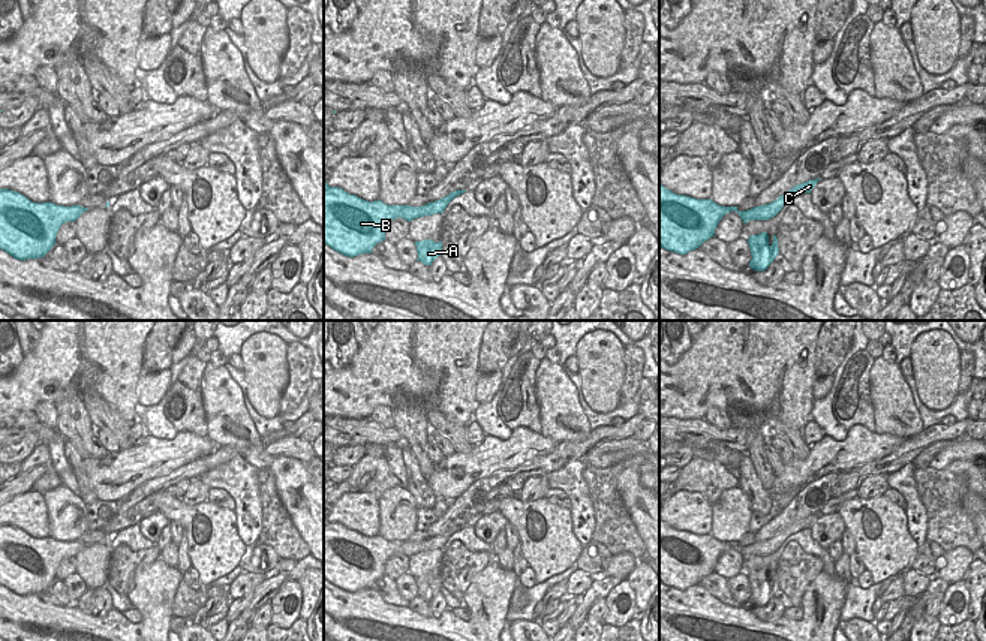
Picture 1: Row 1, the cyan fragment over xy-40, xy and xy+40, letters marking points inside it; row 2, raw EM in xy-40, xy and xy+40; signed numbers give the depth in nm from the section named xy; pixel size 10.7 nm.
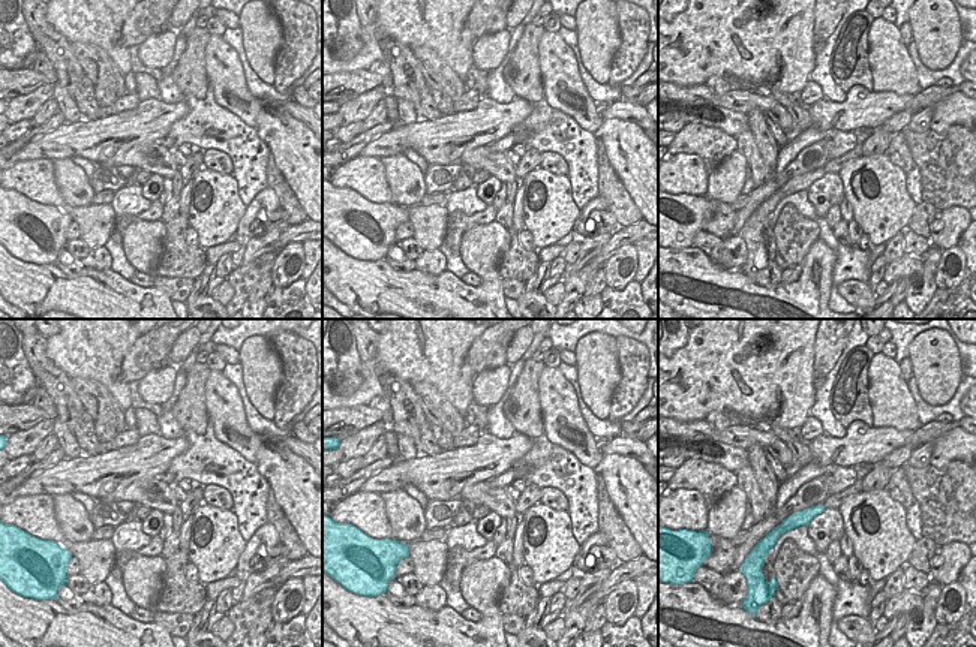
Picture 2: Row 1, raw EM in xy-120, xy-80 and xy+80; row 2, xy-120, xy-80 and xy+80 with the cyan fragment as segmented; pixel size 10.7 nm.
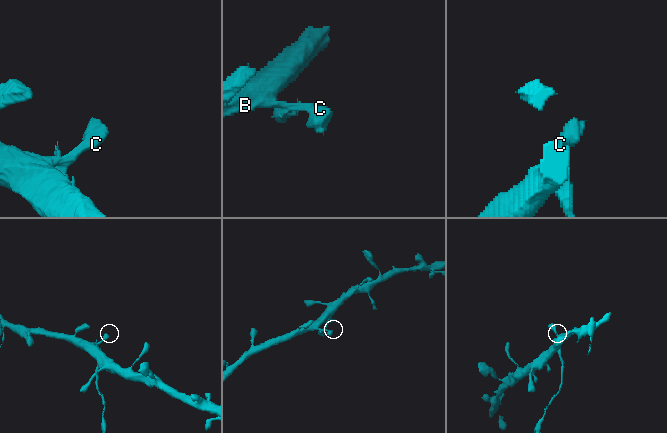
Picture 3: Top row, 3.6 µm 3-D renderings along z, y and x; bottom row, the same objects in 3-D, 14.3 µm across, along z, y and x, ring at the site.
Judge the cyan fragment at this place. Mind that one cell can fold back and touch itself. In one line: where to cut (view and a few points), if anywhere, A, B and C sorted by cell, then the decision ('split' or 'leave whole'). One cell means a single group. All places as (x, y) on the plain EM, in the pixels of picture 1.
cut xy+40 (754, 542), (757, 554); groups A C / B; split

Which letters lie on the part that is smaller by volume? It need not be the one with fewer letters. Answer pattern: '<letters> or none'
A, C

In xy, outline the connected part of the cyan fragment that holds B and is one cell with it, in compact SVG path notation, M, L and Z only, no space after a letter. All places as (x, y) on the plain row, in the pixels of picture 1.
M324 517L324 578L349 593L372 589L385 575L391 556L412 557L421 553L420 547L420 542L387 541L379 535L369 538Z

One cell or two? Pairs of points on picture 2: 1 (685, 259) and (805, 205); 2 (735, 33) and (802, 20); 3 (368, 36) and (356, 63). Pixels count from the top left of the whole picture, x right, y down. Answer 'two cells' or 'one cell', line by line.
1: two cells
2: one cell
3: one cell

